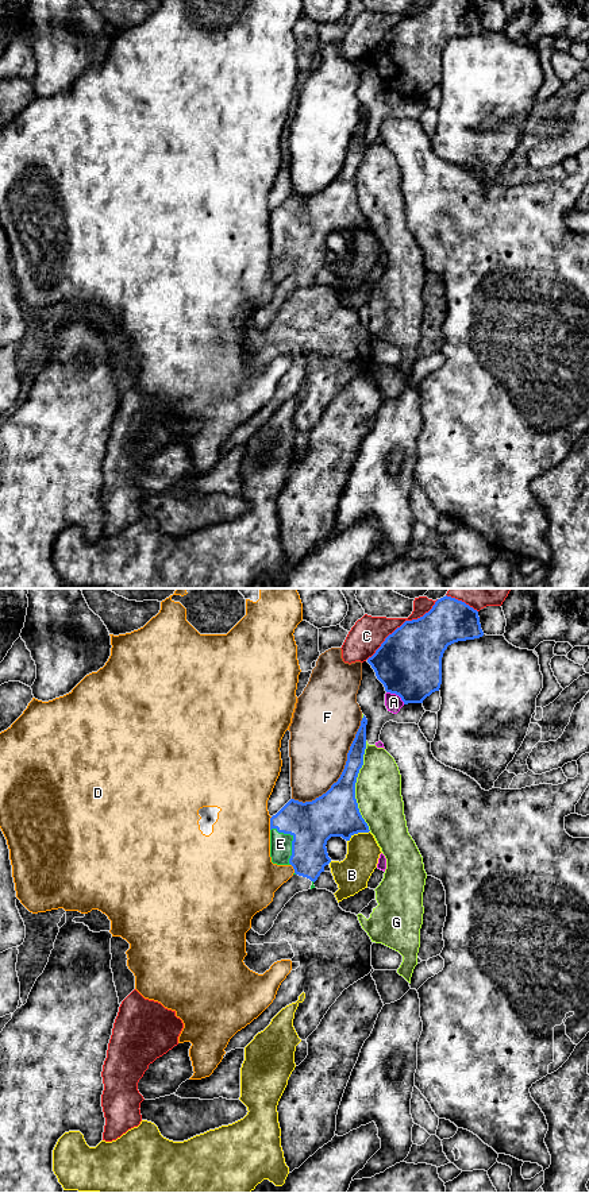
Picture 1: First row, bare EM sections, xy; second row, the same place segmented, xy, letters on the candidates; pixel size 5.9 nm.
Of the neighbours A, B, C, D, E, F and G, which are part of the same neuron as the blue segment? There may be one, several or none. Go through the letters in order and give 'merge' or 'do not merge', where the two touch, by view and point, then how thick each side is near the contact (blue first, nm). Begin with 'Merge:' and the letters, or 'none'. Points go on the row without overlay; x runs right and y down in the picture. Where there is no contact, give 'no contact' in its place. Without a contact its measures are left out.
Merge: E
A: do not merge; contact xy (396, 89); calibres 400 and 100 nm
B: do not merge; contact xy (358, 227); calibres 280 and 190 nm
C: do not merge; contact xy (400, 22); calibres 400 and 200 nm
D: do not merge; contact xy (270, 219); calibres 280 and 380 nm
E: merge; contact xy (292, 236); calibres 280 and 130 nm
F: do not merge; contact xy (342, 168); calibres 280 and 360 nm
G: do not merge; contact xy (354, 181); calibres 280 and 280 nm

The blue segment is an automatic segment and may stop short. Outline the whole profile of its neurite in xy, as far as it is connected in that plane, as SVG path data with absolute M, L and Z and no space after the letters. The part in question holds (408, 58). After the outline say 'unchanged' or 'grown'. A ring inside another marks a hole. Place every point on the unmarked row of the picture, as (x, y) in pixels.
M434 0L423 12L405 16L389 30L367 58L386 88L399 90L404 100L423 99L440 84L442 53L447 42L482 31L478 7L469 0Z; unchanged

